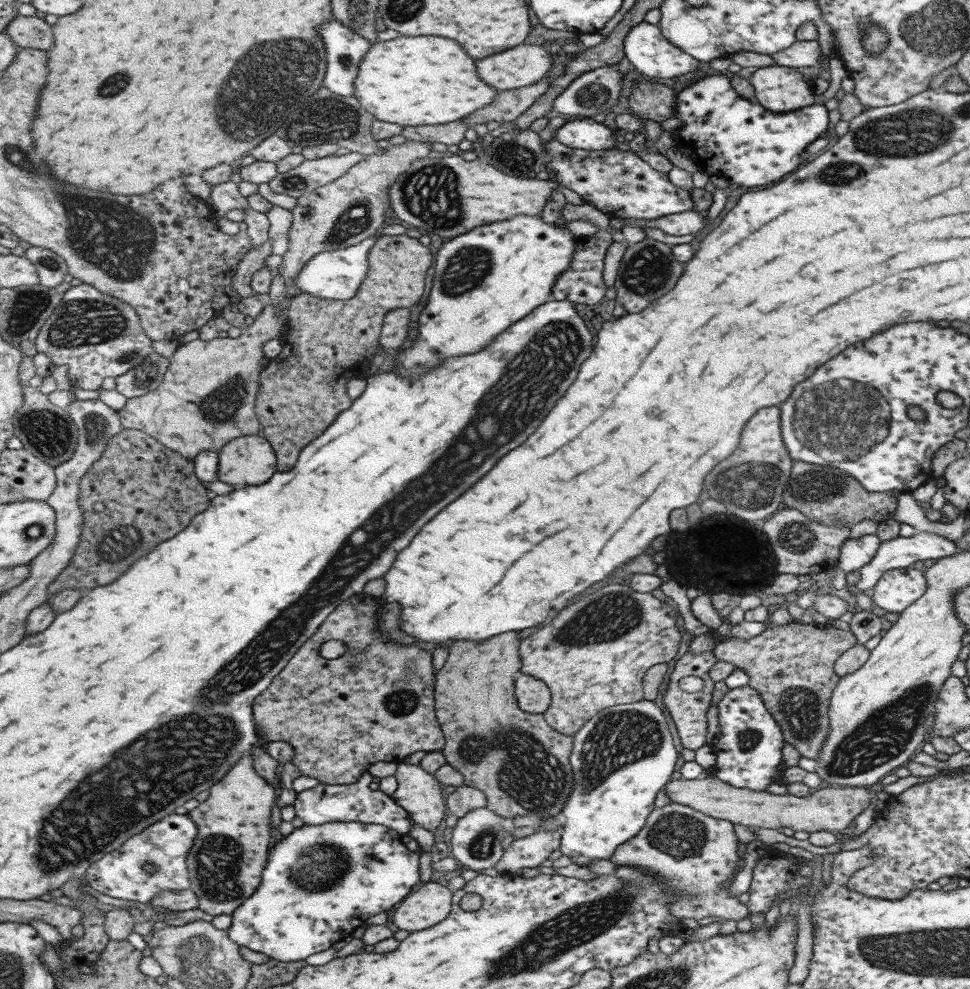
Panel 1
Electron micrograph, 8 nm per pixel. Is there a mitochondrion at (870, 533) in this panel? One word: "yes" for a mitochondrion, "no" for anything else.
no

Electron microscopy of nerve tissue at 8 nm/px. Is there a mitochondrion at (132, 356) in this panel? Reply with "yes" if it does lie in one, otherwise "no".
yes

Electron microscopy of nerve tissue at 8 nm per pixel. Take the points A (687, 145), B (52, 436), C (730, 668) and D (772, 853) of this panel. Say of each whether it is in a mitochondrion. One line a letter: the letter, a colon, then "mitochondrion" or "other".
A: other
B: mitochondrion
C: other
D: other

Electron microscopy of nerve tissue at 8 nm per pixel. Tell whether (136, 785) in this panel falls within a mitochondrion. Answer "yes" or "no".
yes

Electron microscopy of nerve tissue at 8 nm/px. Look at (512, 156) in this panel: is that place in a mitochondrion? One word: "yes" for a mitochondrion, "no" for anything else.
yes

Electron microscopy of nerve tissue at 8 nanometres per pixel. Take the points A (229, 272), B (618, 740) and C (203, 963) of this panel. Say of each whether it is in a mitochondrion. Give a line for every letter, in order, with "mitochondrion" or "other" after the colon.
A: other
B: mitochondrion
C: mitochondrion

